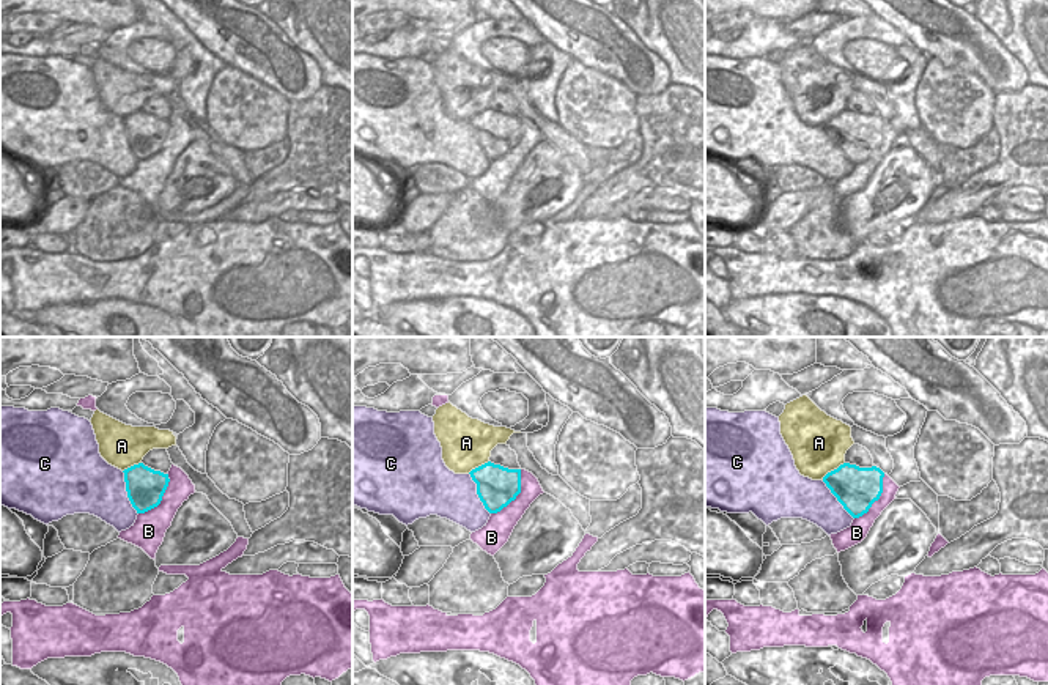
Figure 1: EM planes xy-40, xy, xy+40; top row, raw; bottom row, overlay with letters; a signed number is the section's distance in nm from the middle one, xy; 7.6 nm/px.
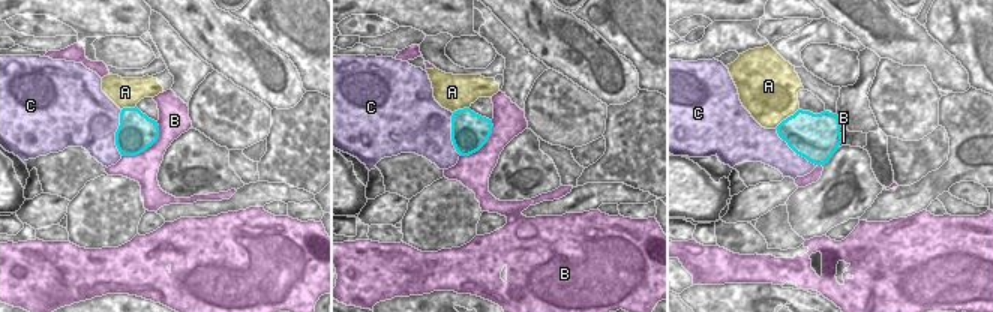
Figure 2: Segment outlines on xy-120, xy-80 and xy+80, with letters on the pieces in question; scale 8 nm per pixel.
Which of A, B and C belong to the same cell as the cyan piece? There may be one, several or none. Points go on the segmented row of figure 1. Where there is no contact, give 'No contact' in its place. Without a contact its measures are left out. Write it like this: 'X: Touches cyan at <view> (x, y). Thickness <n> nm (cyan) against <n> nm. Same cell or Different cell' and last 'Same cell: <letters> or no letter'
A: Touches cyan at xy+40 (834, 470). Thickness 340 nm (cyan) against 440 nm. Different cell
B: Touches cyan at xy (516, 495). Thickness 320 nm (cyan) against 190 nm. Different cell
C: Touches cyan at xy-40 (128, 493). Thickness 300 nm (cyan) against 420 nm. Different cell
Same cell: no letter.

